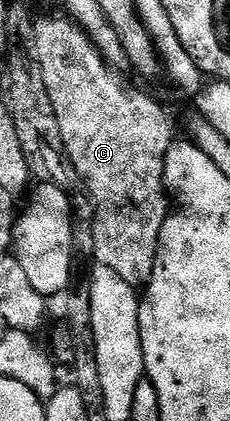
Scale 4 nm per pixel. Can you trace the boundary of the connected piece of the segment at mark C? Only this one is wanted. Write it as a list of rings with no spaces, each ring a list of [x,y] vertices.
[[[71,18],[35,19],[37,26],[38,51],[42,63],[43,79],[54,106],[59,131],[65,152],[74,164],[74,168],[83,178],[86,190],[92,193],[92,213],[95,261],[110,268],[126,284],[143,288],[152,279],[156,267],[158,240],[162,224],[170,213],[170,194],[166,189],[166,152],[174,145],[172,122],[168,114],[148,94],[140,90],[131,90],[123,82],[121,75],[108,65],[100,55],[88,33],[77,26]]]

